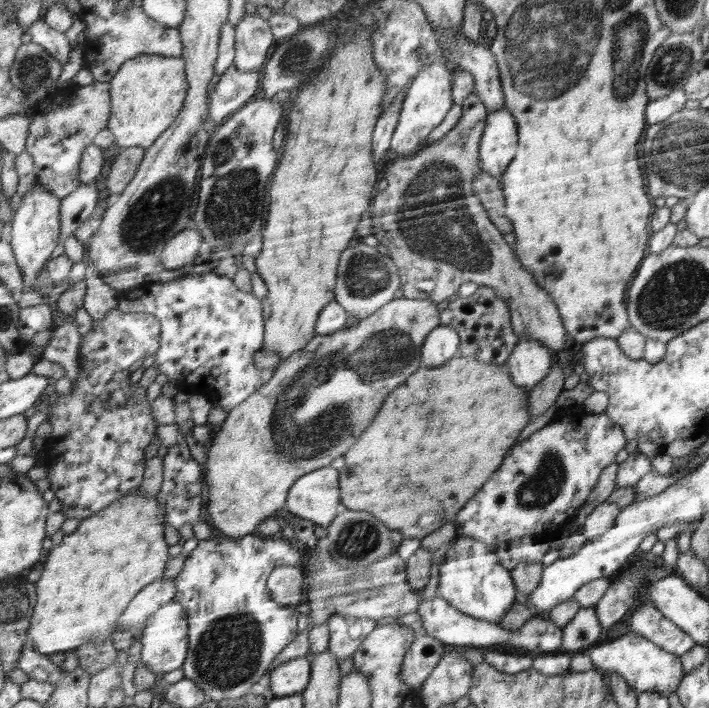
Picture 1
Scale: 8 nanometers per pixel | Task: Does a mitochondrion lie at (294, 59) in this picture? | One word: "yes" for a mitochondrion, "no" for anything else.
yes

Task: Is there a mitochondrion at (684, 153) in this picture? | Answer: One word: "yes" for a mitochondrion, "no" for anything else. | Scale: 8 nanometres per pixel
yes

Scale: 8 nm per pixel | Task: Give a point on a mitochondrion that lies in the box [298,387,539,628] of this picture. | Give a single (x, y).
(358, 539)

